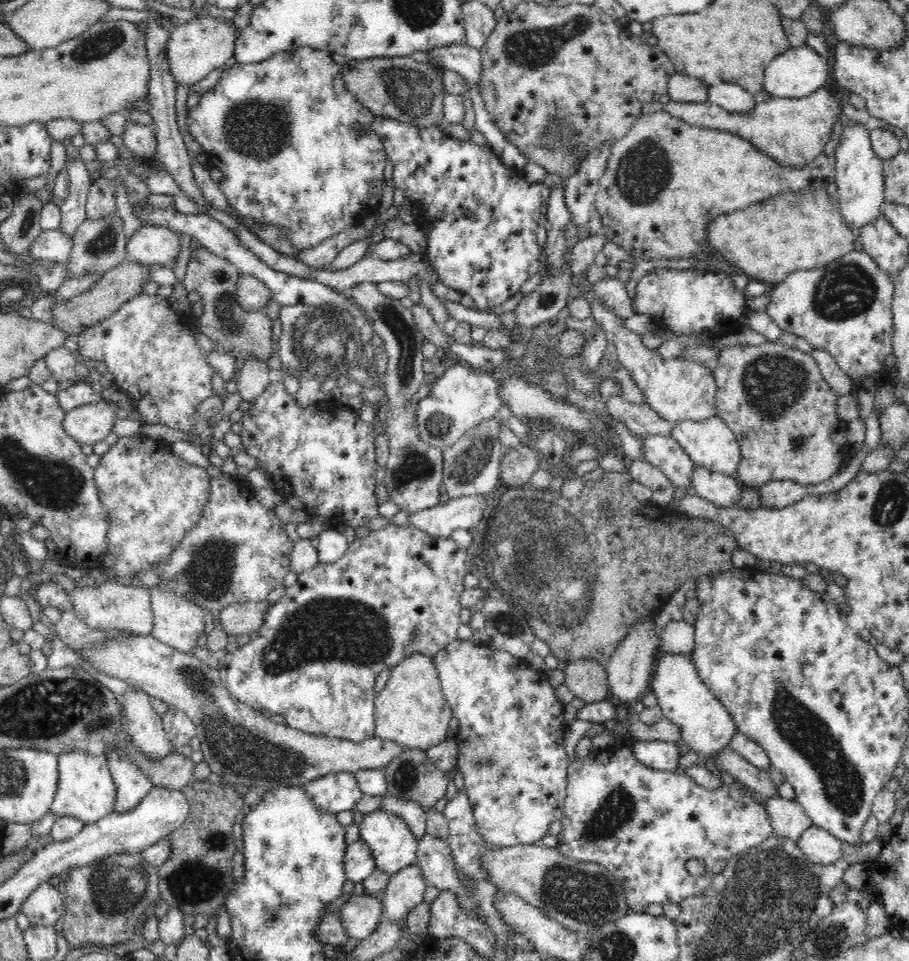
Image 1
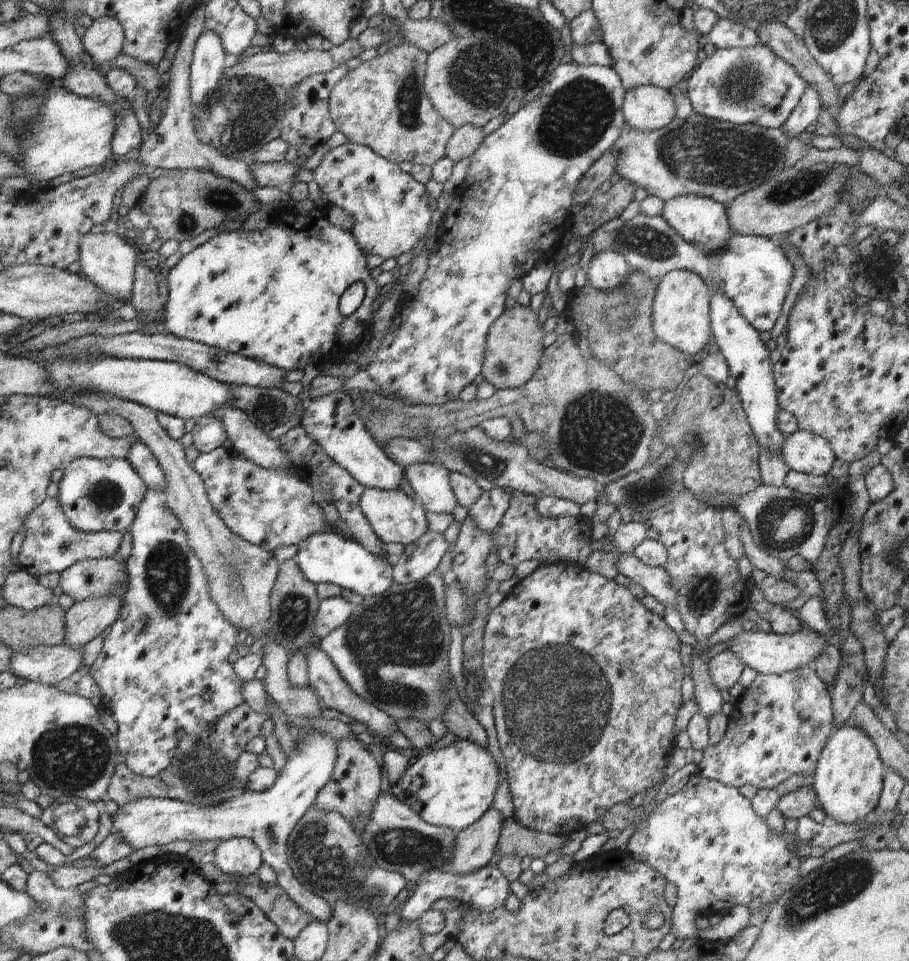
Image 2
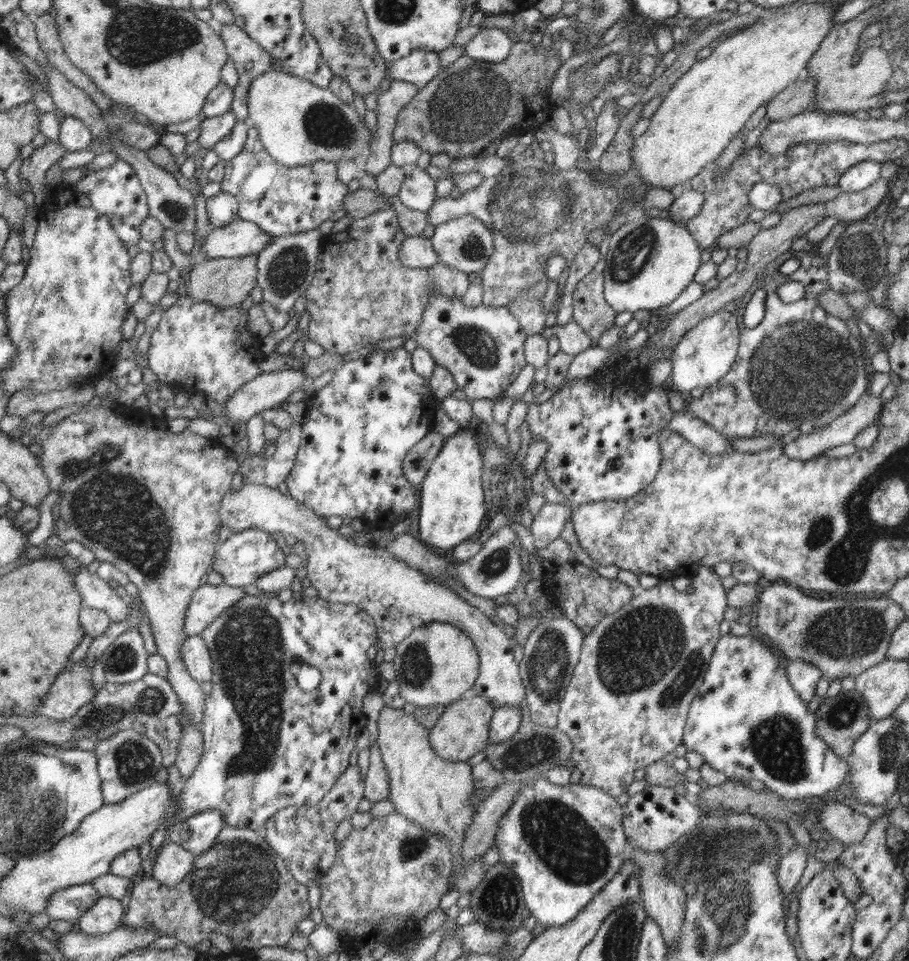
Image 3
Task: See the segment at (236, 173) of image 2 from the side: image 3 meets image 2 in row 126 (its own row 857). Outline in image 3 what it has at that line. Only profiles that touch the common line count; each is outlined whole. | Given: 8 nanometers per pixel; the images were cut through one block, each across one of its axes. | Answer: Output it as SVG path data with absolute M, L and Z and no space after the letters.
M171 841L158 849L154 861L145 865L147 875L166 886L176 886L193 869L194 857L191 852Z

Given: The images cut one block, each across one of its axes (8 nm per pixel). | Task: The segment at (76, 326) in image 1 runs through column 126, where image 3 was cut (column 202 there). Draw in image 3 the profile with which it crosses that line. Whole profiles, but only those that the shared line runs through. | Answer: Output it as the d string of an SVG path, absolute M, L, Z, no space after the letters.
M254 255L234 258L205 258L188 274L185 295L193 298L196 302L207 302L219 309L240 305L257 286L257 259Z

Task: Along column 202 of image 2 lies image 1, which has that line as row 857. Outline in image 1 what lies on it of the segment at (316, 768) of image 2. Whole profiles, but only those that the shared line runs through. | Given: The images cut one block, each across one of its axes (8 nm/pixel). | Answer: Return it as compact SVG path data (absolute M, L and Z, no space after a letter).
M815 825L801 835L797 845L814 865L831 865L842 857L841 840Z

